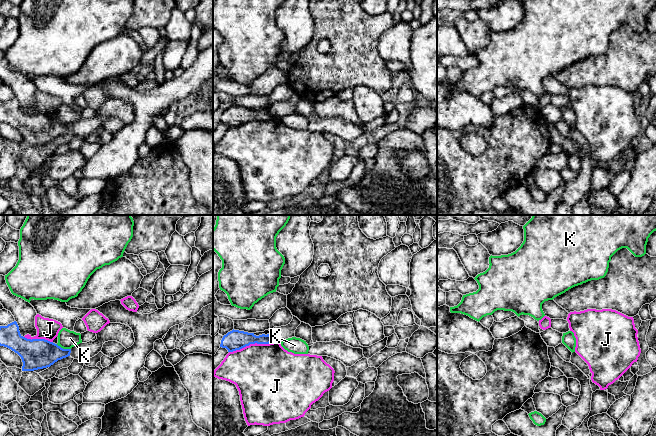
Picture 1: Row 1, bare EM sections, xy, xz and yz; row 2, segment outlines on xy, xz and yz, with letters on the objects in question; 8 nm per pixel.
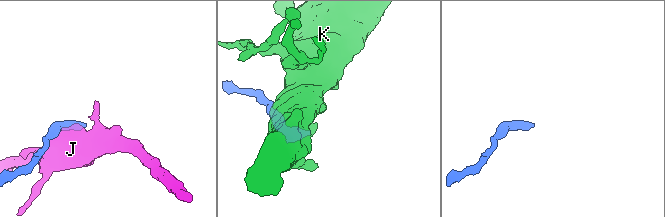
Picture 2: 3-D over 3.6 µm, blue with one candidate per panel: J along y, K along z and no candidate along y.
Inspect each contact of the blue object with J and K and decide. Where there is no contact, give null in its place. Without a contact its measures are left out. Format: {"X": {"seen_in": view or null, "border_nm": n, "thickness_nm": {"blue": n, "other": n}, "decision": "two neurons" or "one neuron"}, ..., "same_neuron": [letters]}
{"J": {"seen_in": "xz", "border_nm": 380, "thickness_nm": {"blue": 160, "other": 460}, "decision": "two neurons"}, "K": {"seen_in": "xy", "border_nm": 130, "thickness_nm": {"blue": 240, "other": 150}, "decision": "two neurons"}, "same_neuron": []}

